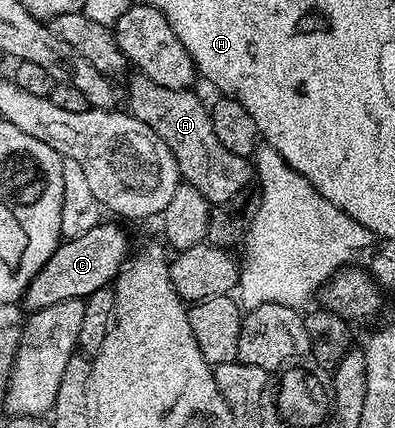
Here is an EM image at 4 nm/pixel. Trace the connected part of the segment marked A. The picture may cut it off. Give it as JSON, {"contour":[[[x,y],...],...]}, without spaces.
{"contour":[[[134,74],[130,80],[130,85],[126,88],[126,100],[128,111],[131,116],[135,116],[144,126],[148,126],[161,140],[172,150],[172,158],[176,158],[179,177],[185,183],[191,184],[204,196],[211,206],[229,205],[232,194],[236,190],[244,190],[244,186],[251,183],[252,164],[245,156],[232,154],[232,150],[220,146],[220,138],[216,138],[216,130],[212,130],[212,118],[210,117],[210,108],[202,105],[202,100],[197,96],[197,91],[187,90],[168,90],[168,86],[156,86],[146,76]]]}

